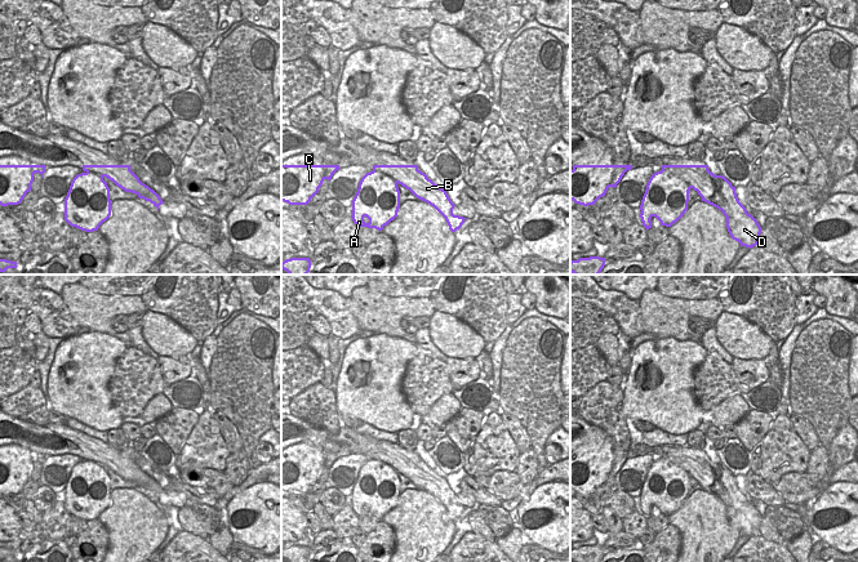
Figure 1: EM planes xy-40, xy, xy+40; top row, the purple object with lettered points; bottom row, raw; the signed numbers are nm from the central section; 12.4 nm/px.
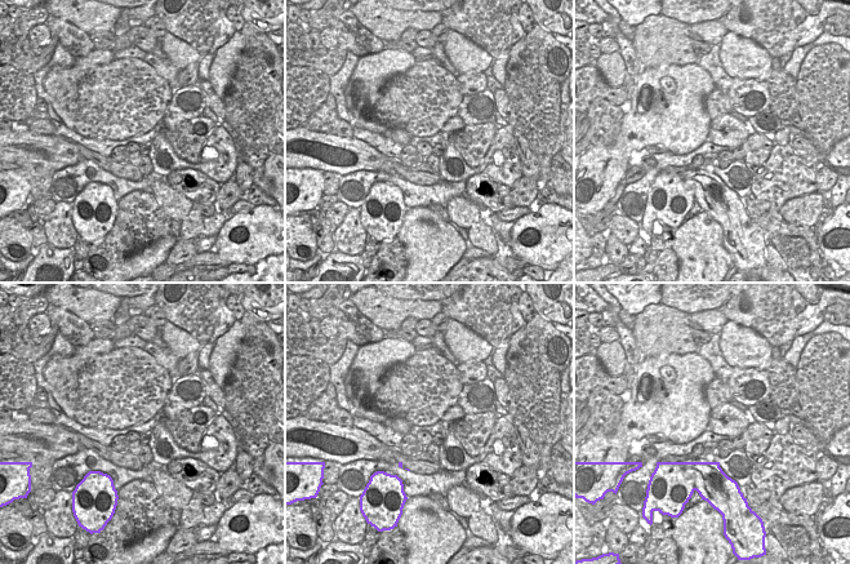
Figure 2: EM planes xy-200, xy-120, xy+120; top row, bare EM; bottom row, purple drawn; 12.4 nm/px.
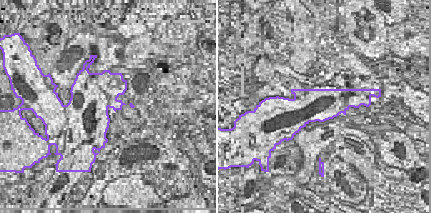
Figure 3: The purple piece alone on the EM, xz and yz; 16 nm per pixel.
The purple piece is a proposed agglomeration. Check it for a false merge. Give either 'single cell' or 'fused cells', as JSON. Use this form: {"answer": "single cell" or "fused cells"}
{"answer": "fused cells"}

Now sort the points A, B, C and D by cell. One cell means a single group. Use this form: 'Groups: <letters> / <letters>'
Groups: A C / B D.

